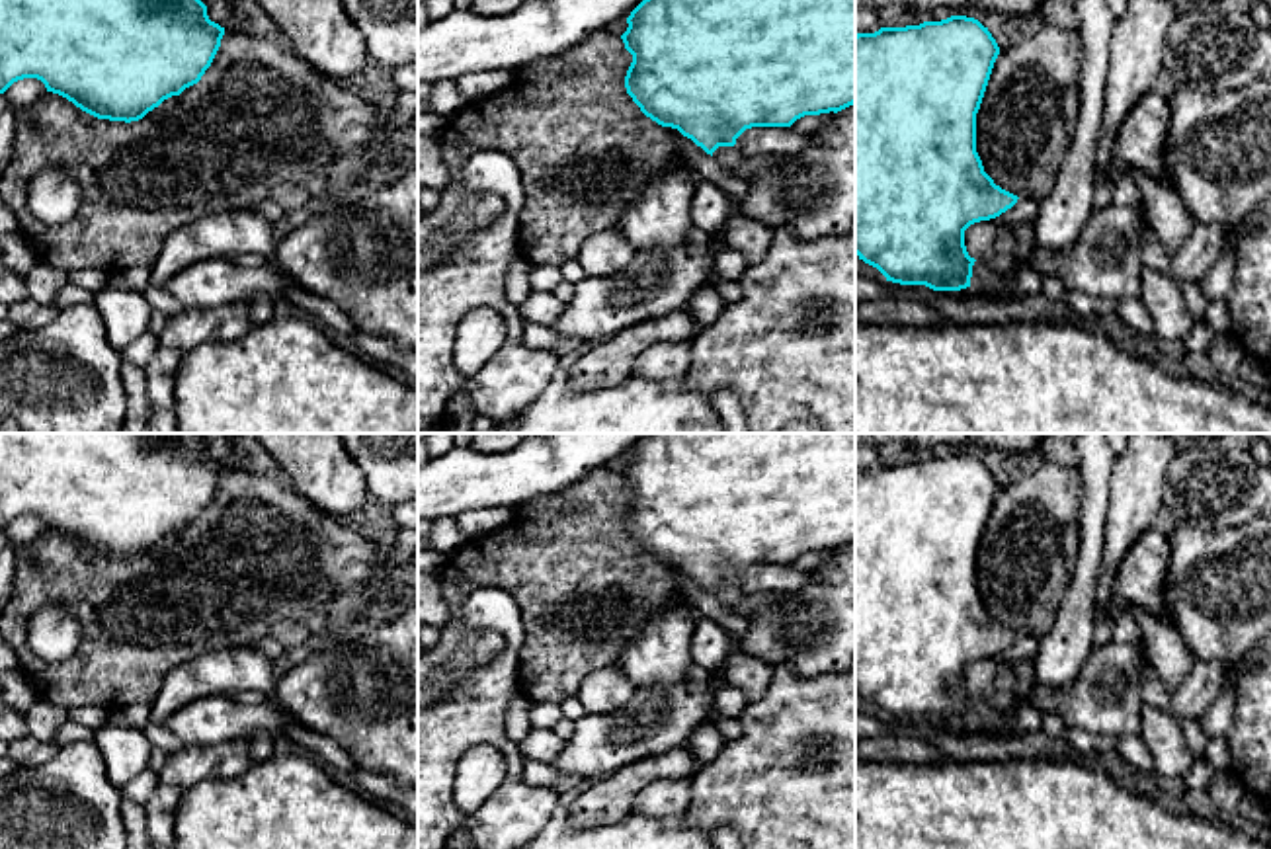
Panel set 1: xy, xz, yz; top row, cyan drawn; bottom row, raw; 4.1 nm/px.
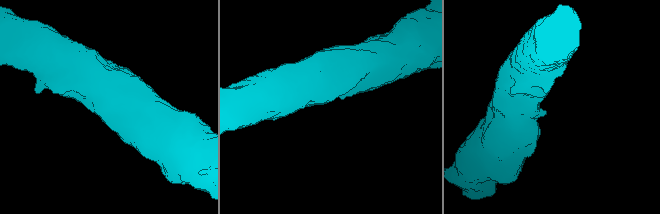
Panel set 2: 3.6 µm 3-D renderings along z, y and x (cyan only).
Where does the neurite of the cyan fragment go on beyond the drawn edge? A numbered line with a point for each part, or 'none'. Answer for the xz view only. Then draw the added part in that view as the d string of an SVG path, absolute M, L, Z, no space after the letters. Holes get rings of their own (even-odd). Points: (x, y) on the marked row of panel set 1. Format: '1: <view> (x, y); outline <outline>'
1: xz (727, 157); outline M718 146L715 152L713 152L713 158L720 164L720 168L726 172L726 174L732 174L736 176L736 166L740 164L742 156L736 152L734 146Z

